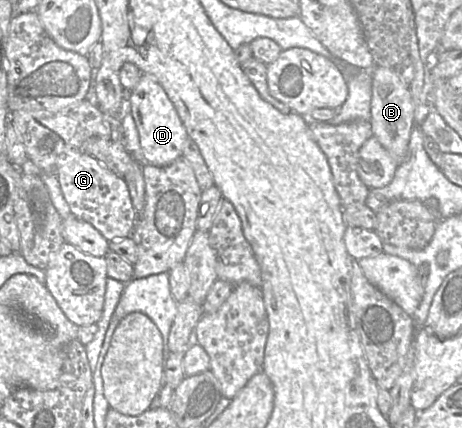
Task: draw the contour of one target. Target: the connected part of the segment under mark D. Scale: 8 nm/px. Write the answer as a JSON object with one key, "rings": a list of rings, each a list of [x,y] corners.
{"rings":[[[142,74],[137,85],[129,90],[129,93],[130,112],[139,134],[142,162],[161,167],[182,158],[183,145],[188,134],[161,84],[154,77]]]}

